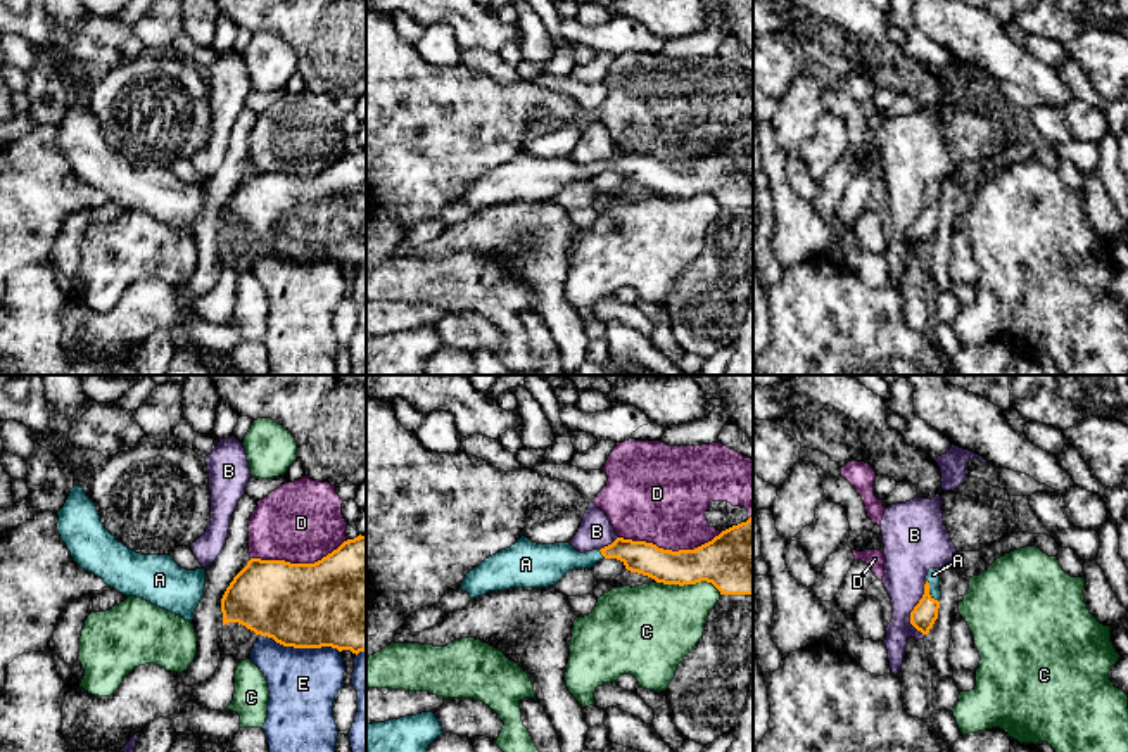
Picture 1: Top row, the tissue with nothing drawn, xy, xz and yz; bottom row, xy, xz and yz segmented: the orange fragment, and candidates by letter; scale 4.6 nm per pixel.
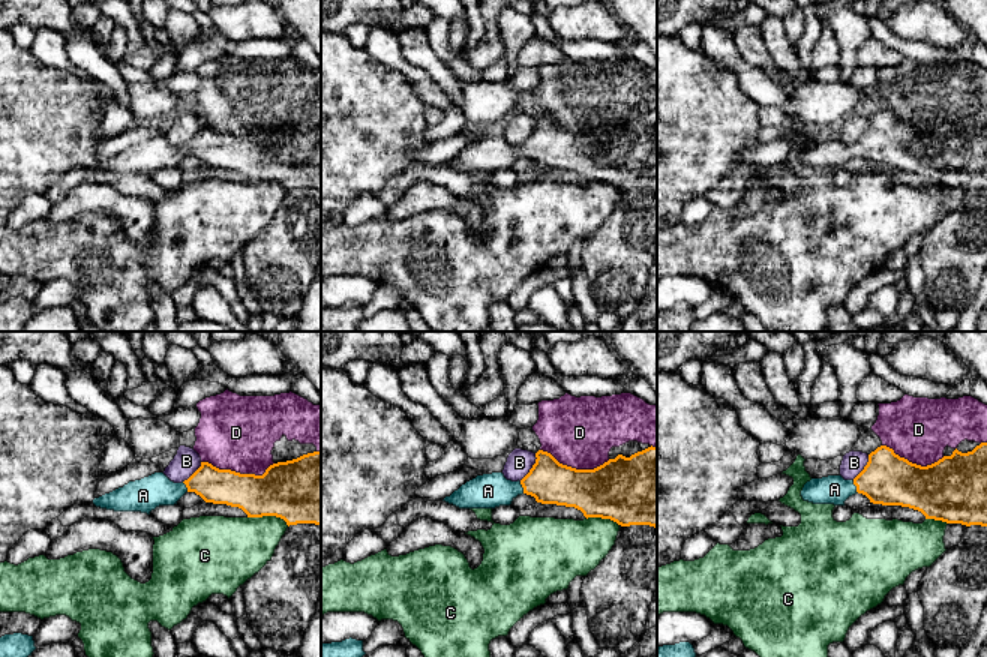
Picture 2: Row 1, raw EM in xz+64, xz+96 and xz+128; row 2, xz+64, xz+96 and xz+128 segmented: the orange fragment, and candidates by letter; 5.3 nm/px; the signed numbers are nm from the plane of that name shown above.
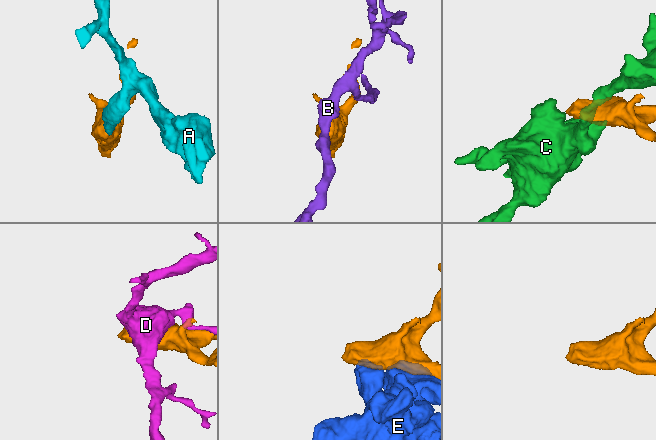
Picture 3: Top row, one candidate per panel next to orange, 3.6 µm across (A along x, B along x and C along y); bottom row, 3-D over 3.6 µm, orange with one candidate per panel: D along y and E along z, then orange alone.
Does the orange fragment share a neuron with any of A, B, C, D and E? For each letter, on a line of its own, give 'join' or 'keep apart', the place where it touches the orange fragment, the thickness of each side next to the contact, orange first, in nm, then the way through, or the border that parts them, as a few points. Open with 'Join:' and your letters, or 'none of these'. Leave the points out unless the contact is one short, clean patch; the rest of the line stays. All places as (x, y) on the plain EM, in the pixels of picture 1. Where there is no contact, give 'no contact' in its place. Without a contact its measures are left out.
Join: A
A: join; meets orange in yz at (928, 204); 120 nm thick on the orange side, 60 nm on the other; runs through yz (925, 227), (928, 204), (933, 187)
B: keep apart; meets orange in yz at (914, 222); 120 nm thick on the orange side, 220 nm on the other
C: keep apart; meets orange in xz at (690, 196); 300 nm thick on the orange side, 380 nm on the other
D: keep apart; meets orange in xz at (669, 163); 220 nm thick on the orange side, 420 nm on the other
E: keep apart; meets orange in xy at (301, 260); 400 nm thick on the orange side, 320 nm on the other

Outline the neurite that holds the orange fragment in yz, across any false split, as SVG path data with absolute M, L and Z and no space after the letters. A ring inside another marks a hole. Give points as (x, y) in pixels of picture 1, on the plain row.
M929 182L924 197L924 207L910 225L910 237L922 247L928 247L938 232L940 211L940 182Z

